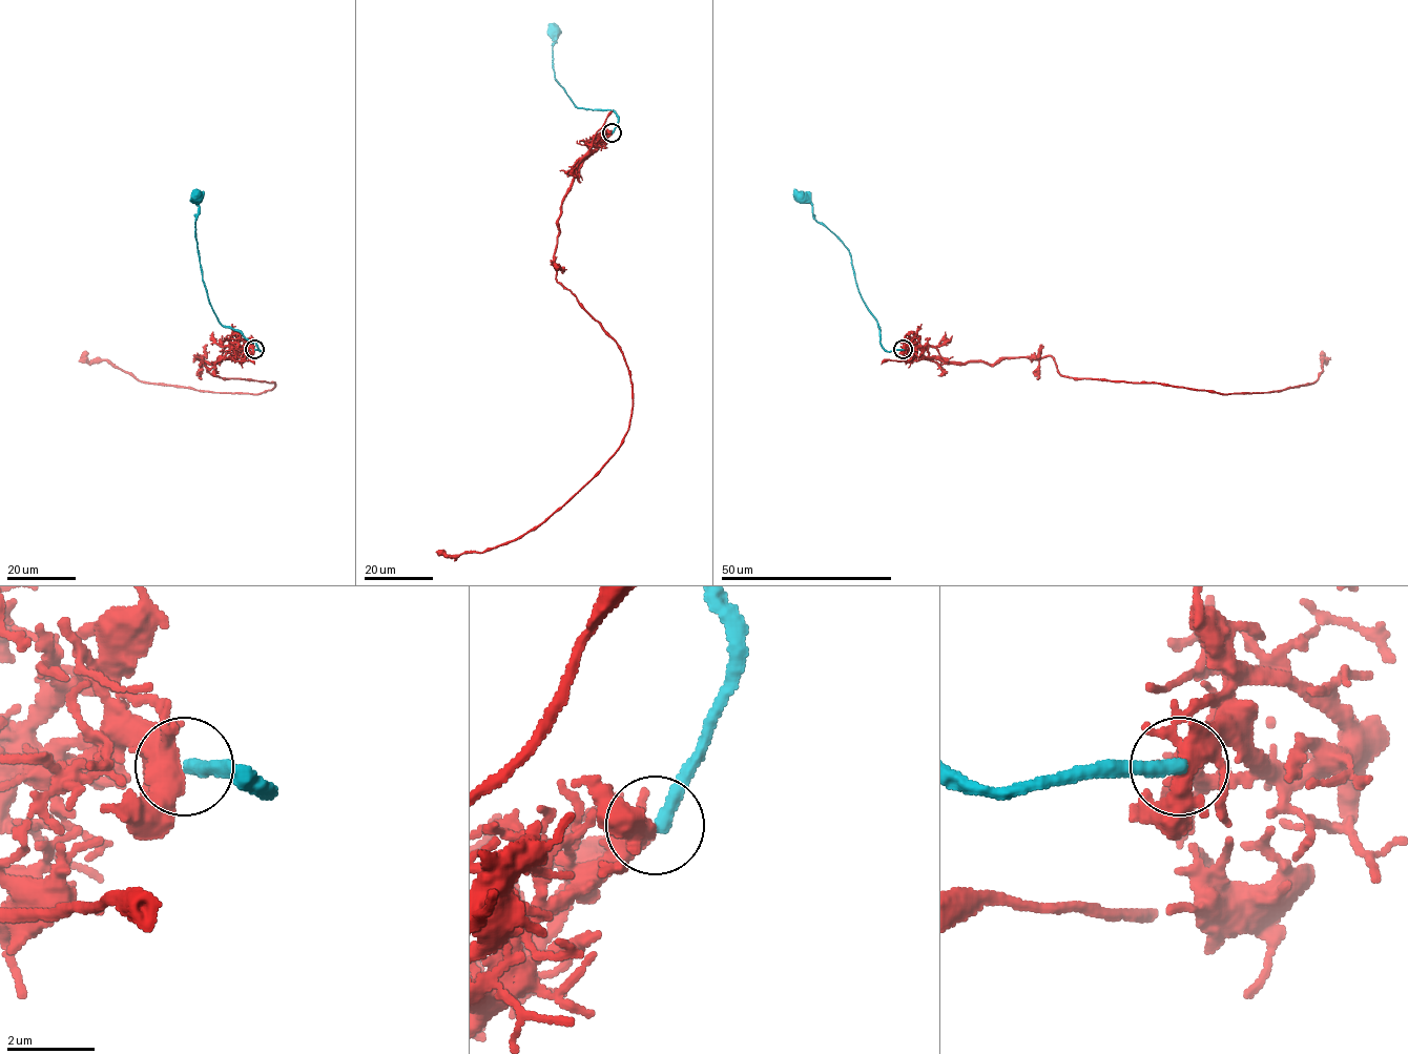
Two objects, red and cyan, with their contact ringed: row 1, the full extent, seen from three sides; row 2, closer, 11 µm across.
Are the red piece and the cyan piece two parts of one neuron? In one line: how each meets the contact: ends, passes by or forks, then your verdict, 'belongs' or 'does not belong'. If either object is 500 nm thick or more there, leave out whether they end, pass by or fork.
red forks there; cyan ends there; does not belong

